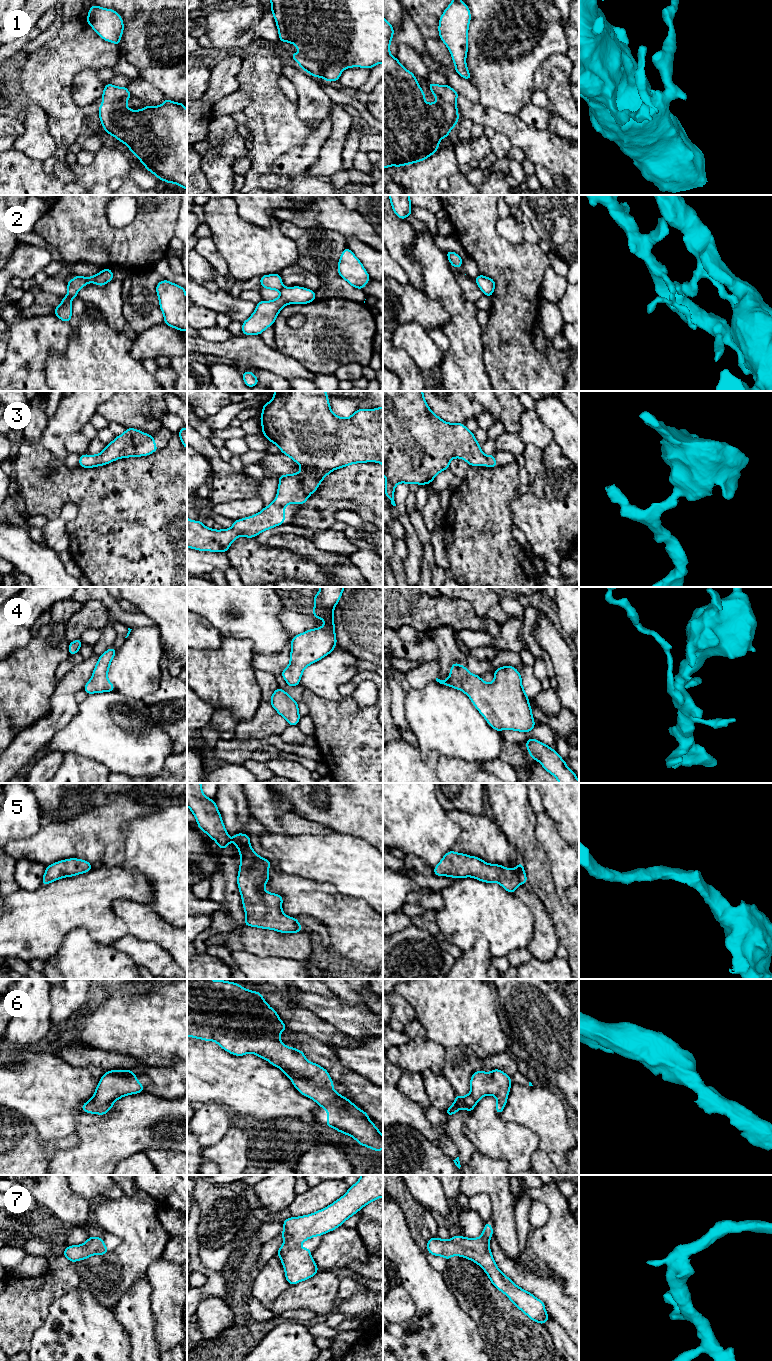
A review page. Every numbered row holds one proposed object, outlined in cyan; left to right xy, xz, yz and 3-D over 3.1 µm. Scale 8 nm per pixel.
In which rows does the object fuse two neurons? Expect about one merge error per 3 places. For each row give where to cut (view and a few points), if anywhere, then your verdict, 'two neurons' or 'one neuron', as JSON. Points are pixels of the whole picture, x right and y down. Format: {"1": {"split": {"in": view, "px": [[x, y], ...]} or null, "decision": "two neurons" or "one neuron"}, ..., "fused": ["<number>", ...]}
{"1": {"split": null, "decision": "one neuron"}, "2": {"split": {"in": "xy", "px": [[85, 278], [86, 283]]}, "decision": "two neurons"}, "3": {"split": null, "decision": "one neuron"}, "4": {"split": null, "decision": "one neuron"}, "5": {"split": null, "decision": "one neuron"}, "6": {"split": null, "decision": "one neuron"}, "7": {"split": null, "decision": "one neuron"}, "fused": ["2"]}

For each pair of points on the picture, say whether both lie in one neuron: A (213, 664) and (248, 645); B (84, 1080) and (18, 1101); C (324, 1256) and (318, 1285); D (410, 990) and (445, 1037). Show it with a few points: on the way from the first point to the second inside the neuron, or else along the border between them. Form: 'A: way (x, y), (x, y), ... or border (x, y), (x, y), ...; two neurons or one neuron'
A: way (222, 664), (227, 664), (239, 652); one neuron
B: way (68, 1087), (62, 1089), (34, 1089); one neuron
C: border (321, 1269), (329, 1271); two neurons
D: way (422, 1002), (445, 1025); one neuron

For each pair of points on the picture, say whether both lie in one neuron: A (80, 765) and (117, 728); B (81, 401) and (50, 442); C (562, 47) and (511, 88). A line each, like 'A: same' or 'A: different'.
A: different
B: same
C: same

